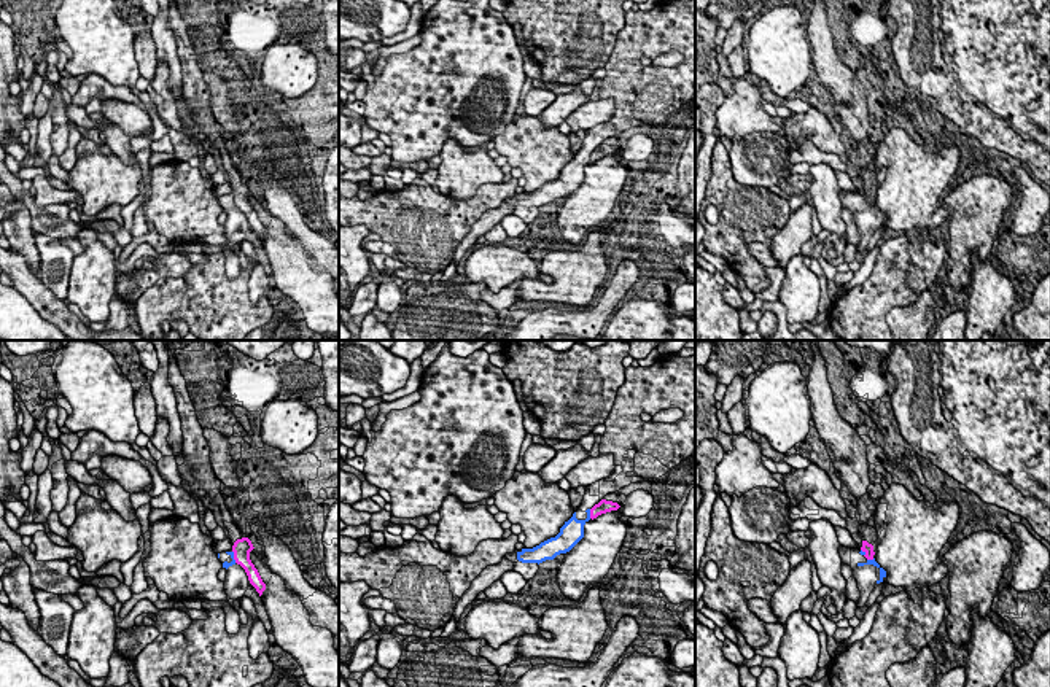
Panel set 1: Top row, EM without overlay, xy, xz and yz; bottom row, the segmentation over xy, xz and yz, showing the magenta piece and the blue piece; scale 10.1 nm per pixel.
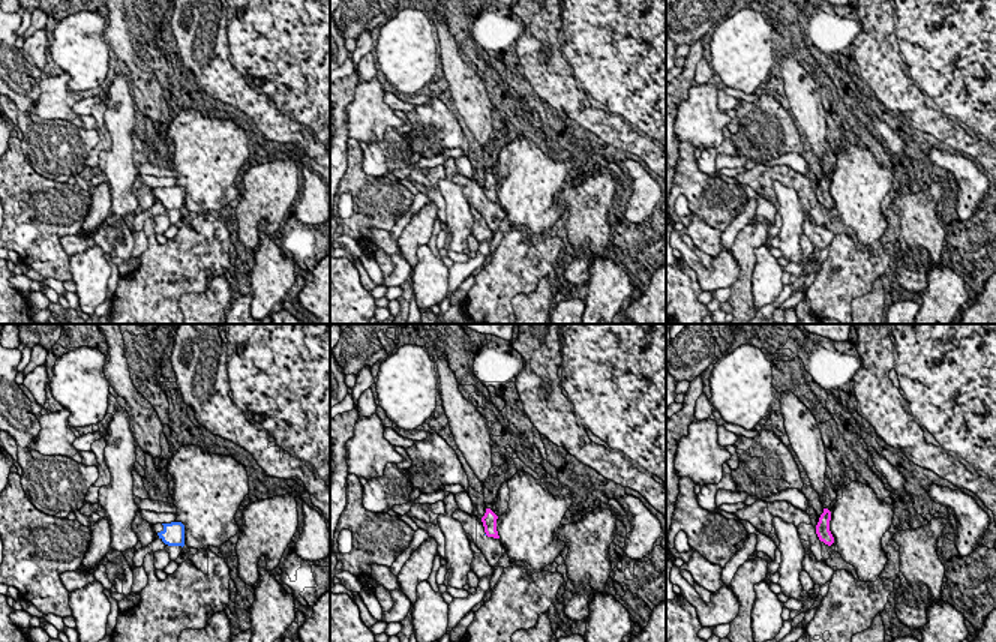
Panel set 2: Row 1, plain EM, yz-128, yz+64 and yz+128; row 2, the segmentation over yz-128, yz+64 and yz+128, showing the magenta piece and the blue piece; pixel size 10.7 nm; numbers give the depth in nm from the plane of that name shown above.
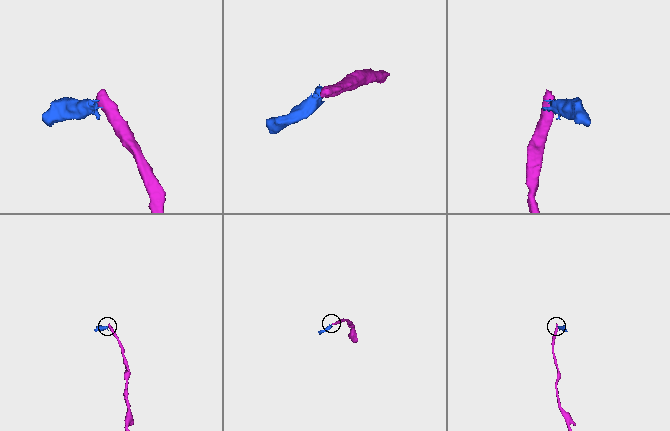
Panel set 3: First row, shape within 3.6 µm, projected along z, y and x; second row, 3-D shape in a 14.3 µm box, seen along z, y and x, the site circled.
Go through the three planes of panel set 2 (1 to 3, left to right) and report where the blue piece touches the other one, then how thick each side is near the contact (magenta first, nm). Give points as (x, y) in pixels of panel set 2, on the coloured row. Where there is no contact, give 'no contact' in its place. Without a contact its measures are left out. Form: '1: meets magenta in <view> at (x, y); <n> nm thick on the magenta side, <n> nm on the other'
1: no contact
2: no contact
3: no contact

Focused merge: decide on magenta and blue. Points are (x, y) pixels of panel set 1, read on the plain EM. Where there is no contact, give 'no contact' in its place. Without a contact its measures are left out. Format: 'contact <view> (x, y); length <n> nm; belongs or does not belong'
contact xz (591, 158); length 100 nm; does not belong

